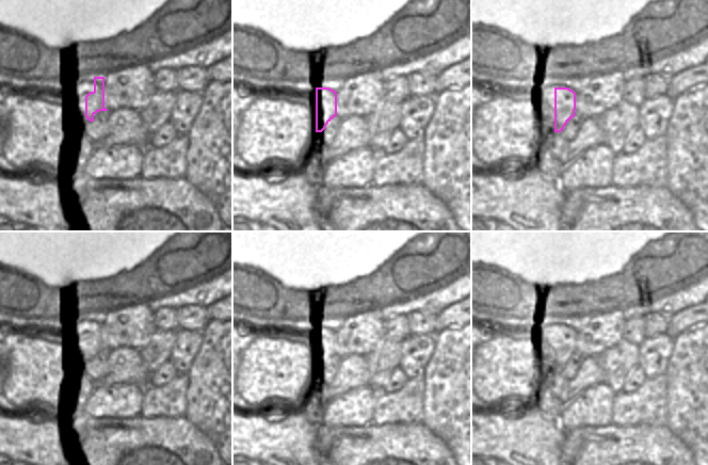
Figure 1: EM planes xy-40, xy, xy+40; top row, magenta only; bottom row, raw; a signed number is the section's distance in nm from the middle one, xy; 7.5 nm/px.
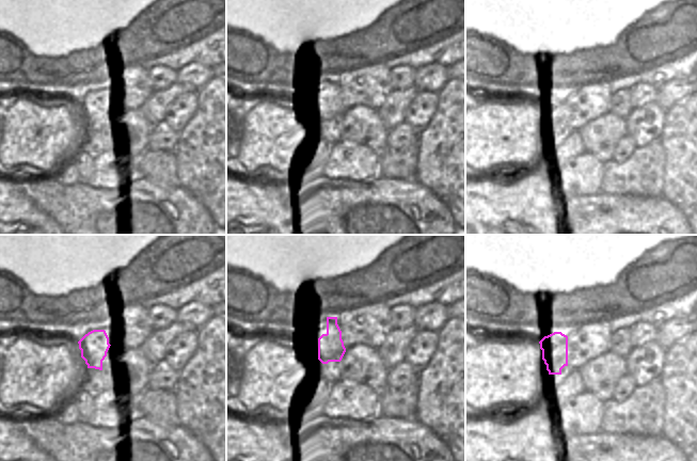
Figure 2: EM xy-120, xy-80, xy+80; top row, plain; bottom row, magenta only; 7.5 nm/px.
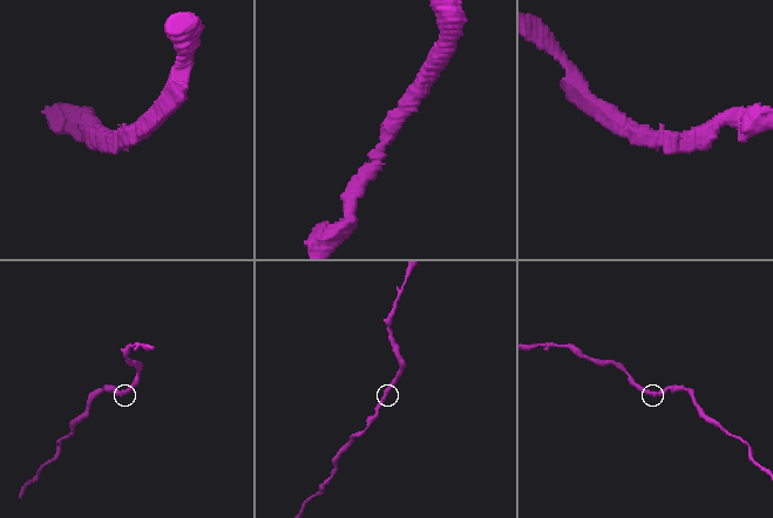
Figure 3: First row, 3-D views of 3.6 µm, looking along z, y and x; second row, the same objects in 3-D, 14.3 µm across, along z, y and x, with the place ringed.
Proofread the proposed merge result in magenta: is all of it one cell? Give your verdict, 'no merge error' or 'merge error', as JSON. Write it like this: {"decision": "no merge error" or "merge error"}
{"decision": "no merge error"}

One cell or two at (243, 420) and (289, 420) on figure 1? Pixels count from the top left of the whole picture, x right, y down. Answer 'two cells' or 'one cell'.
one cell

